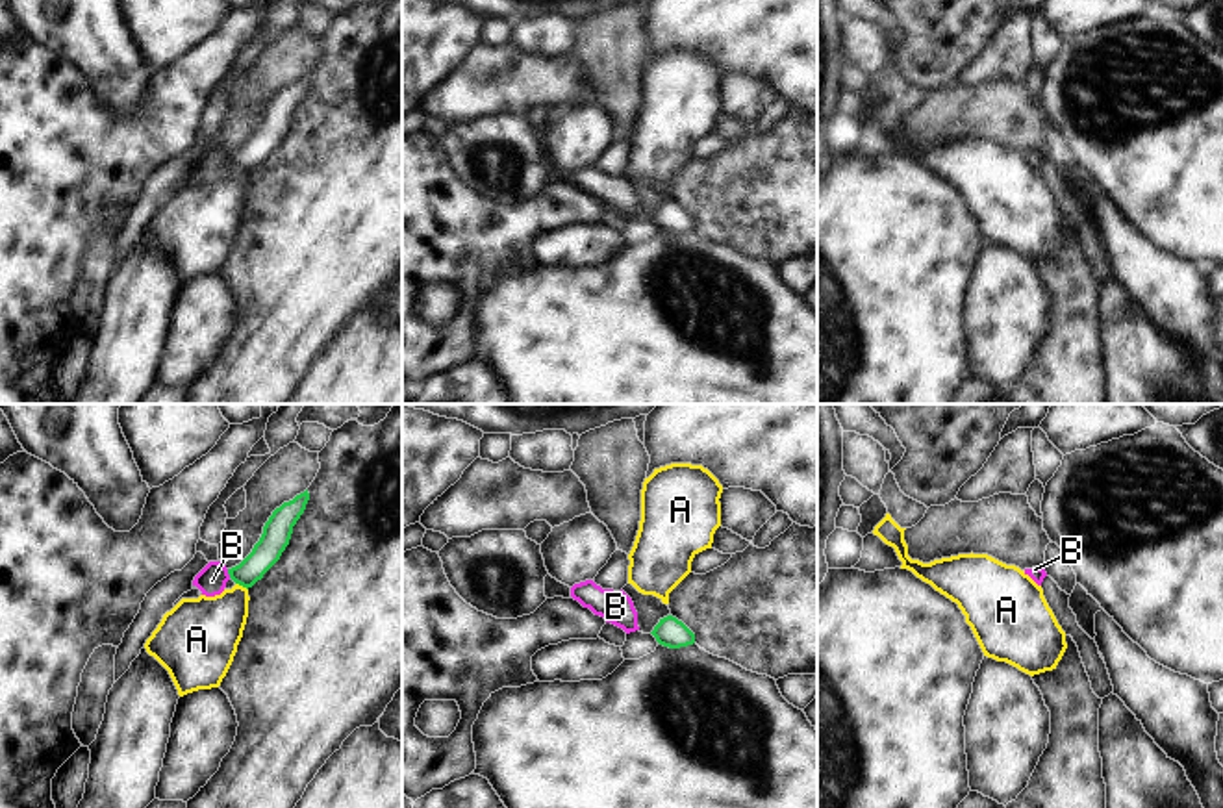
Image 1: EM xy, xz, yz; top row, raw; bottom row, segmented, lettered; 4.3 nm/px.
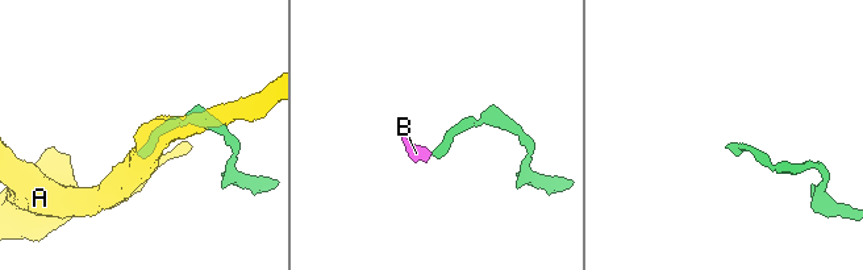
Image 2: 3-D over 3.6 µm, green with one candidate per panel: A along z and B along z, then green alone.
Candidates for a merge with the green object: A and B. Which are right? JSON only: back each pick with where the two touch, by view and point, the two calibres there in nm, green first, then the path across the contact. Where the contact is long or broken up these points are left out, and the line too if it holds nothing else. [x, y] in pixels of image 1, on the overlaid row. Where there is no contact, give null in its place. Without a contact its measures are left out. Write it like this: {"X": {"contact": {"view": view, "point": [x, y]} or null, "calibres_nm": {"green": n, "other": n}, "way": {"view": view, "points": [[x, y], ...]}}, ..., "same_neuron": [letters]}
{"B": {"contact": {"view": "xy", "point": [228, 573]}, "calibres_nm": {"green": 120, "other": 130}, "way": {"view": "xy", "points": [[273, 542], [243, 573], [228, 573], [217, 575], [212, 580]]}}, "same_neuron": ["B"]}

